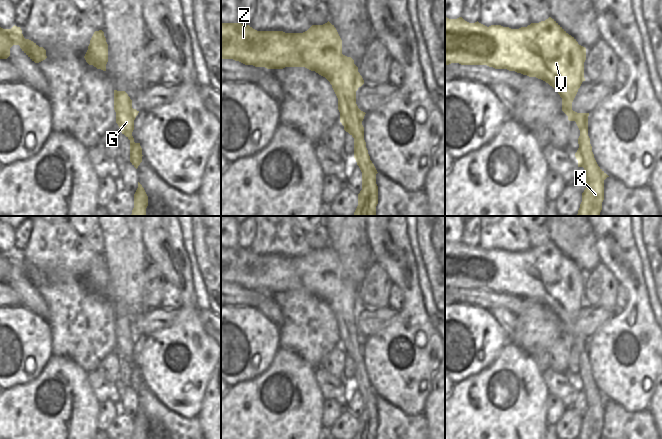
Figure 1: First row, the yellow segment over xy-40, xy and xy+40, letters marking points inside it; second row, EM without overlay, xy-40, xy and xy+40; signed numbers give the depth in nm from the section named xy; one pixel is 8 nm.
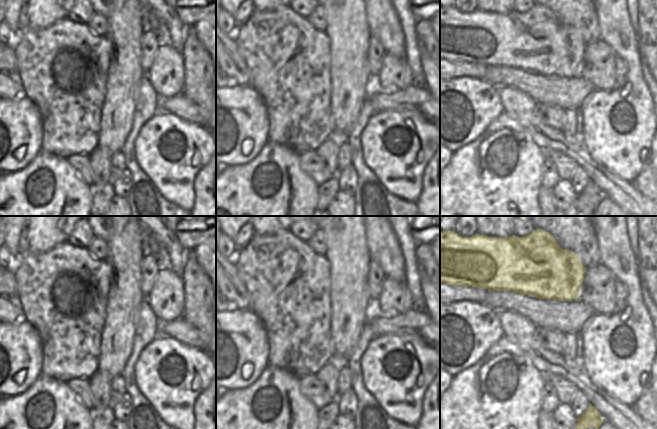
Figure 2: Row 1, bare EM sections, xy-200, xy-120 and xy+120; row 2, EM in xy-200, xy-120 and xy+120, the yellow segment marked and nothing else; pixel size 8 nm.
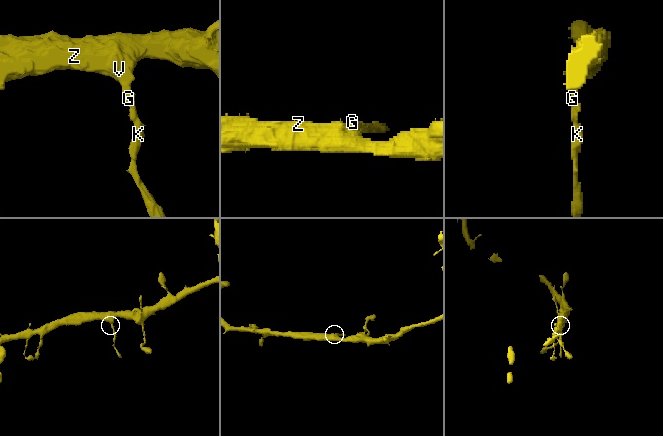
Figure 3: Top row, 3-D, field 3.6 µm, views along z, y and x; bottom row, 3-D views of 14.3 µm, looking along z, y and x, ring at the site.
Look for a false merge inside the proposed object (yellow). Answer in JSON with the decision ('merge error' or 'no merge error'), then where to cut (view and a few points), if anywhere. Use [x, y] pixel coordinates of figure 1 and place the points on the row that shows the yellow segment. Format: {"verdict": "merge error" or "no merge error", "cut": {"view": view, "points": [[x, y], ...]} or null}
{"verdict": "merge error", "cut": {"view": "xy+40", "points": [[550, 85], [563, 85], [567, 88], [575, 87], [577, 89]]}}

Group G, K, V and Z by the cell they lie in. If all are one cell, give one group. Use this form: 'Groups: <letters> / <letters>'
Groups: G K / V Z

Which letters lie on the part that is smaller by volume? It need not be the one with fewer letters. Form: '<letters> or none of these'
G, K

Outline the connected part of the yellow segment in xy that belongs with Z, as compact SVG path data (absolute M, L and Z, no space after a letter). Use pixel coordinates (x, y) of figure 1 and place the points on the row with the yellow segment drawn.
M329 21L323 25L312 25L303 33L257 31L241 23L221 23L221 59L233 59L267 69L305 67L325 77L339 89L351 87L357 91L364 84L354 60L342 54L342 40Z

